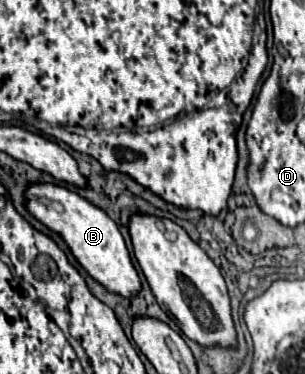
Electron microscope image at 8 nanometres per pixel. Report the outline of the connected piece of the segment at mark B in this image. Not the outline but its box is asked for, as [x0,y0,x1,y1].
[26,184,142,298]

